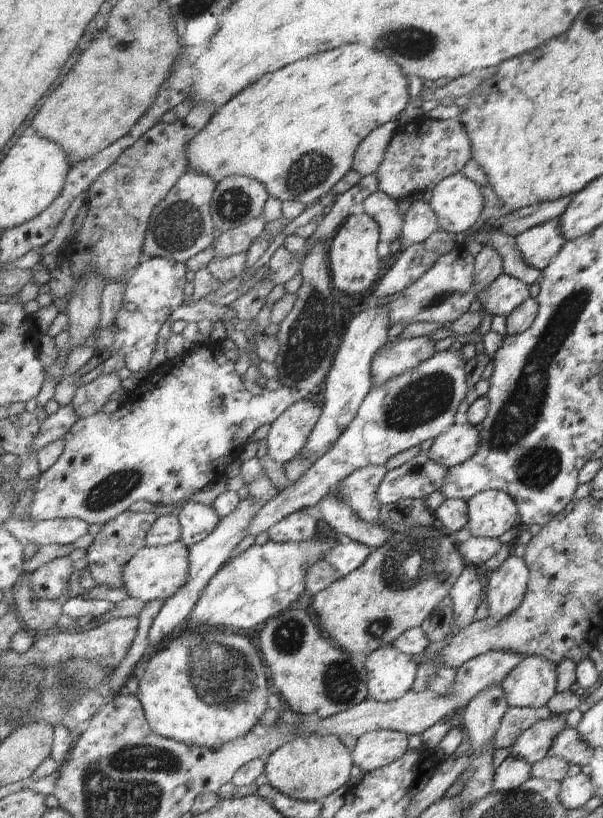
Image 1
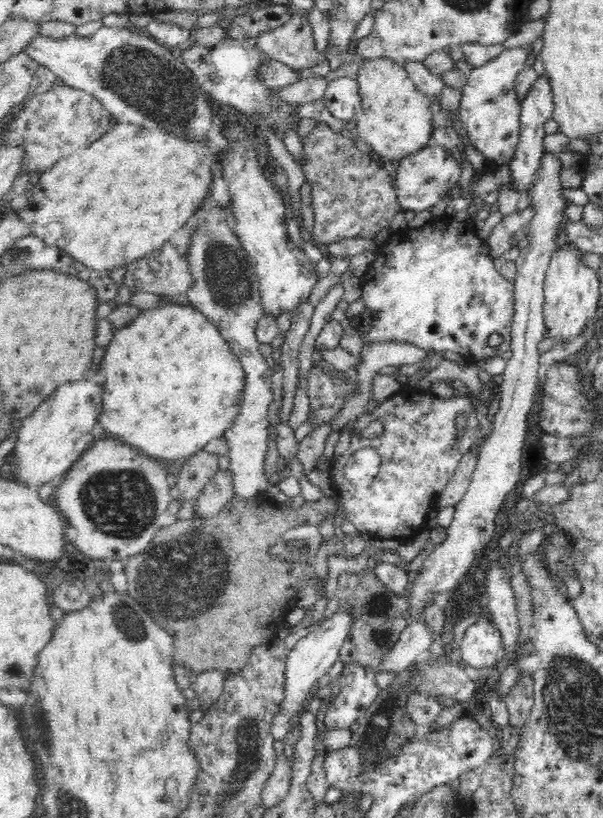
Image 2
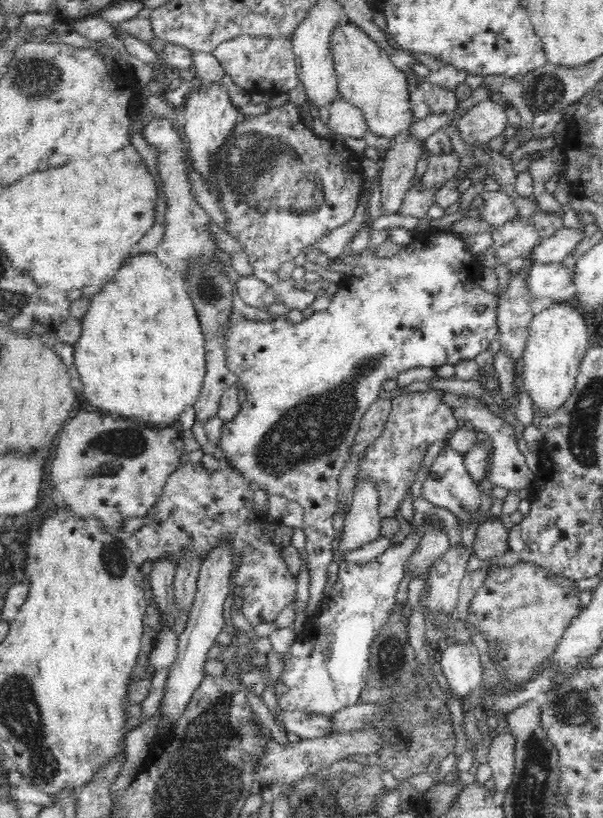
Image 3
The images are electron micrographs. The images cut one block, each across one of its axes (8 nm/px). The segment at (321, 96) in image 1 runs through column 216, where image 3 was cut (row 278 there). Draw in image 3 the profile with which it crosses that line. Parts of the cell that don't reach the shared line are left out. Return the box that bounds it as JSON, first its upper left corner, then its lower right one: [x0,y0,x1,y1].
[74,254,208,427]

